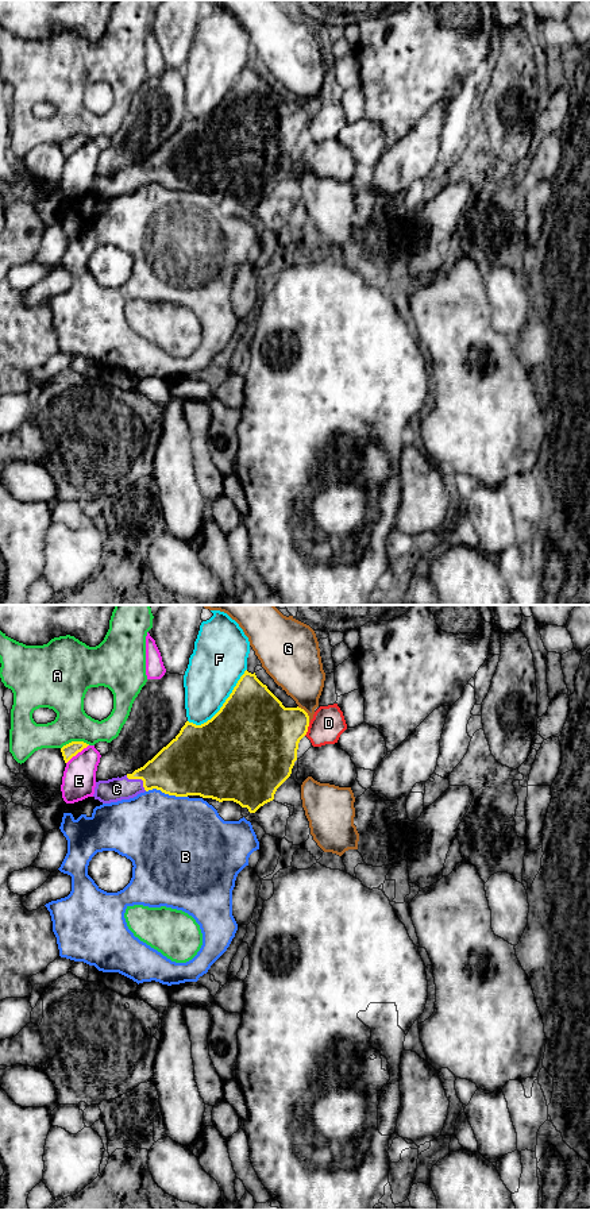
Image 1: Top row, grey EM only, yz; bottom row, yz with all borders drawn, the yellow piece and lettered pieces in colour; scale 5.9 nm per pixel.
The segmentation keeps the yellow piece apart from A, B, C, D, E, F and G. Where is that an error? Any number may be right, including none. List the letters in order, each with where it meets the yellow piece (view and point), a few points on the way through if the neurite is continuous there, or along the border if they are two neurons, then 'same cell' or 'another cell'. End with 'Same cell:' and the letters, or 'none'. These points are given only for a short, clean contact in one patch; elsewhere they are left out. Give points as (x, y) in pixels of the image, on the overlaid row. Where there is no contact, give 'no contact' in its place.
A: yz (74, 742) | another cell
B: yz (166, 793) | another cell
C: yz (139, 778) | across yz (180, 769), (139, 778), (126, 787), (116, 789) | same cell
D: yz (307, 729) | along yz (309, 723), (308, 731), (304, 735) | another cell
E: yz (77, 752) | another cell
F: yz (223, 705) | another cell
G: yz (307, 713) | another cell
Same cell: C

